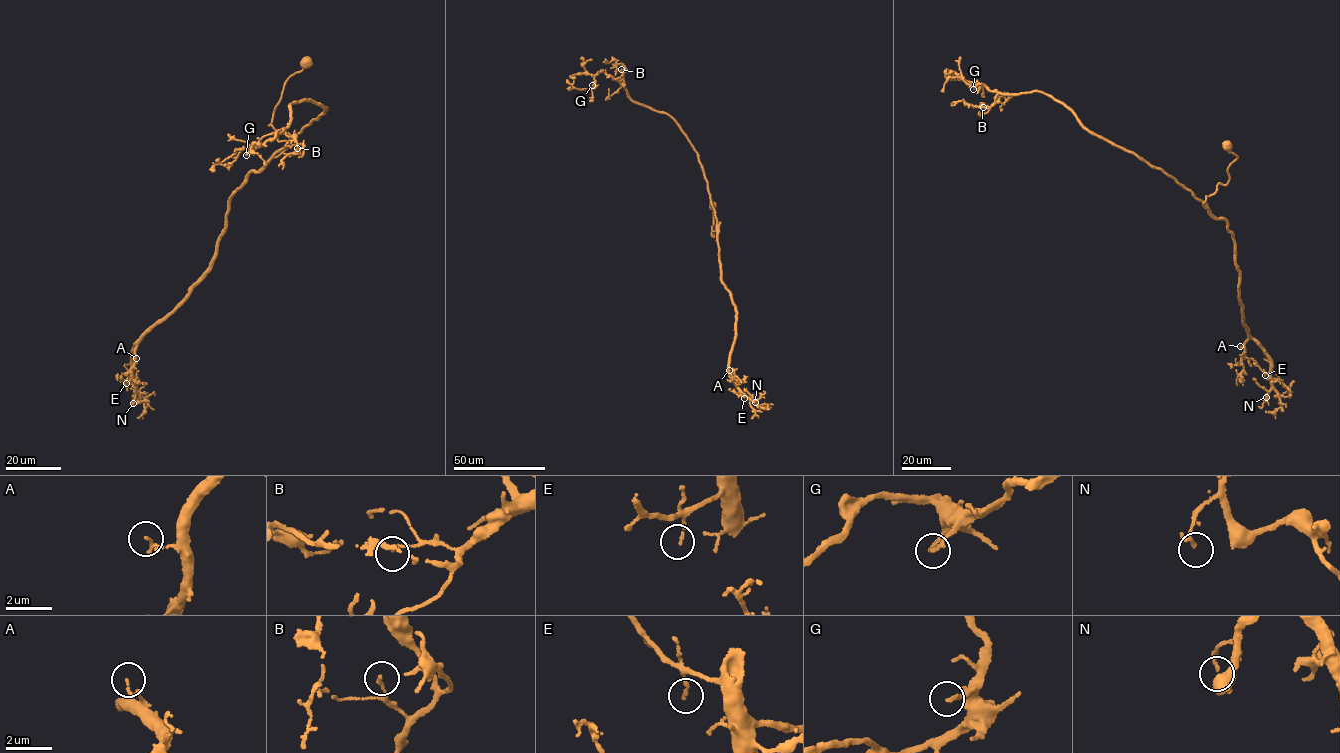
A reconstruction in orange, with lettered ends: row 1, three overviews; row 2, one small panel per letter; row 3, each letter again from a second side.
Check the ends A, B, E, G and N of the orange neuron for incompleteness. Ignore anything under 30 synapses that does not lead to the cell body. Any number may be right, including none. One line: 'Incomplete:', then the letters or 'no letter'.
Incomplete: no letter

